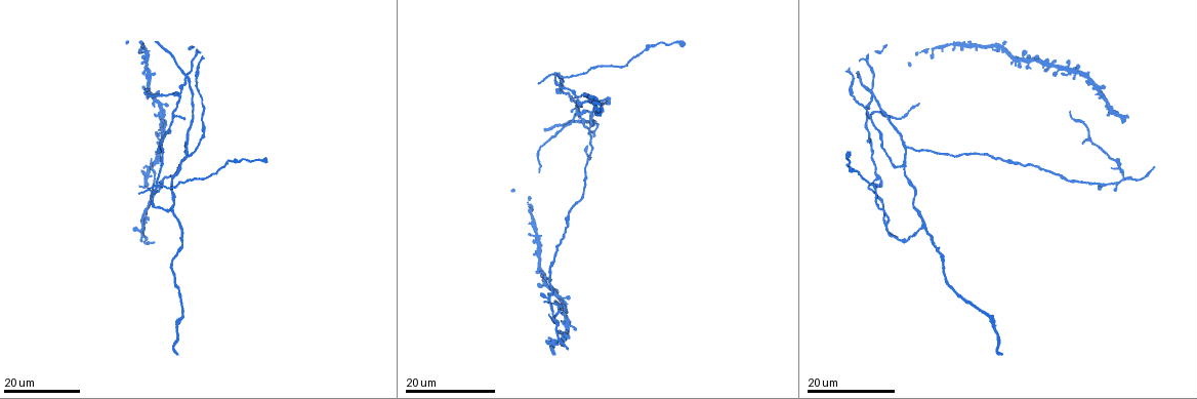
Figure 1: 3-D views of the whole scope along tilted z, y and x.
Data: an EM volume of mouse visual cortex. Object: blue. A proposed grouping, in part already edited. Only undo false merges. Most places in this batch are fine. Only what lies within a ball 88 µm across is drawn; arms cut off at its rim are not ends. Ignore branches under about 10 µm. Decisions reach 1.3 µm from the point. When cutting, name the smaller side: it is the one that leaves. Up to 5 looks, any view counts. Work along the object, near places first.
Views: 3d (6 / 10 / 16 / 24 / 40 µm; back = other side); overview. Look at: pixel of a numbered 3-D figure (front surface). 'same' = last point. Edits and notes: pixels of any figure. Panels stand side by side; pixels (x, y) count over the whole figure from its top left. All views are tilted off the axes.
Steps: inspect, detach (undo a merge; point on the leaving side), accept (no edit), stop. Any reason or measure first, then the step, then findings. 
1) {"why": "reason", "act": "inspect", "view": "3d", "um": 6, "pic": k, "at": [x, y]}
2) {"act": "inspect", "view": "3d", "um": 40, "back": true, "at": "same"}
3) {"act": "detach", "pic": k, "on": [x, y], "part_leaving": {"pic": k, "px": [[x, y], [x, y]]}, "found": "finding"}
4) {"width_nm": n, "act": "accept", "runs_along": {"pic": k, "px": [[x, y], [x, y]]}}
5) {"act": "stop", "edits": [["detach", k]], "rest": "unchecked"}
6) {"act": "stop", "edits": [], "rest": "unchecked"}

{"why": "a fork", "act": "inspect", "view": "3d", "um": 16, "pic": 1, "at": [578, 103]}

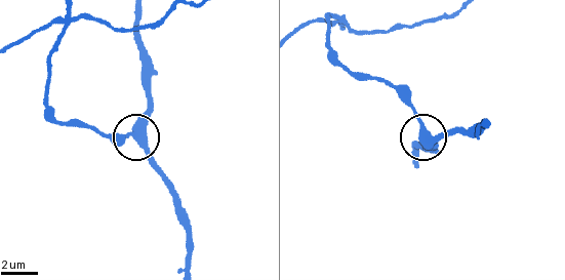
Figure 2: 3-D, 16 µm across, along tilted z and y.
{"act": "inspect", "view": "3d", "um": 6, "pic": 2, "at": [135, 136]}

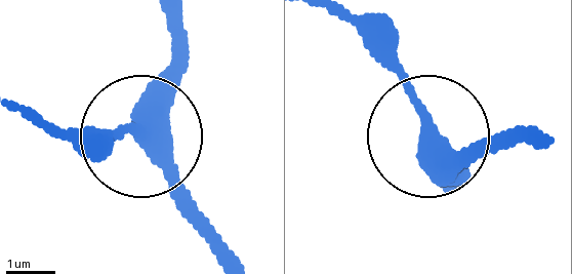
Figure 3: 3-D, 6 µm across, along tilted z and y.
{"width_nm": 350, "act": "accept", "found": "continuous, no second neuron"}

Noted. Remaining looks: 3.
{"why": "four arms meet", "act": "inspect", "view": "3d", "um": 24, "pic": 1, "at": [181, 94]}

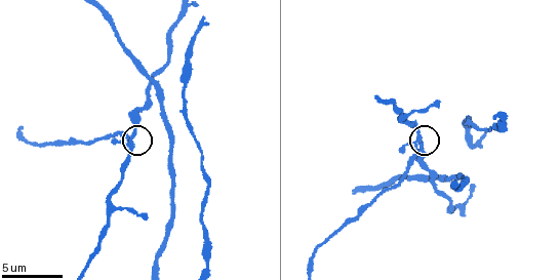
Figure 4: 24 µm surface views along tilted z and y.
{"act": "inspect", "view": "3d", "um": 10, "pic": 4, "at": [130, 144]}

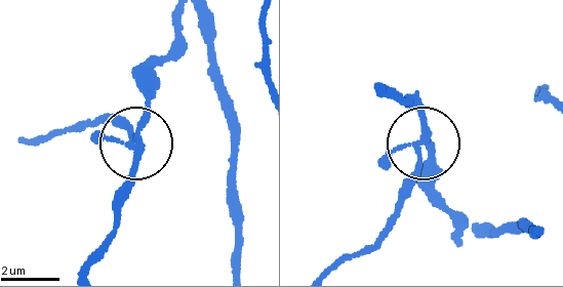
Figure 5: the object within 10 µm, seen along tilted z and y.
{"side_arm_um": 20, "act": "detach", "pic": 5, "on": [127, 125], "part_leaving": {"pic": 5, "px": [[131, 142], [127, 127], [104, 119], [21, 139]]}, "found": "two neurons meet here"}

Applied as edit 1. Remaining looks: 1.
{"act": "stop", "edits": [["detach", 5]], "rest": "unchecked"}

